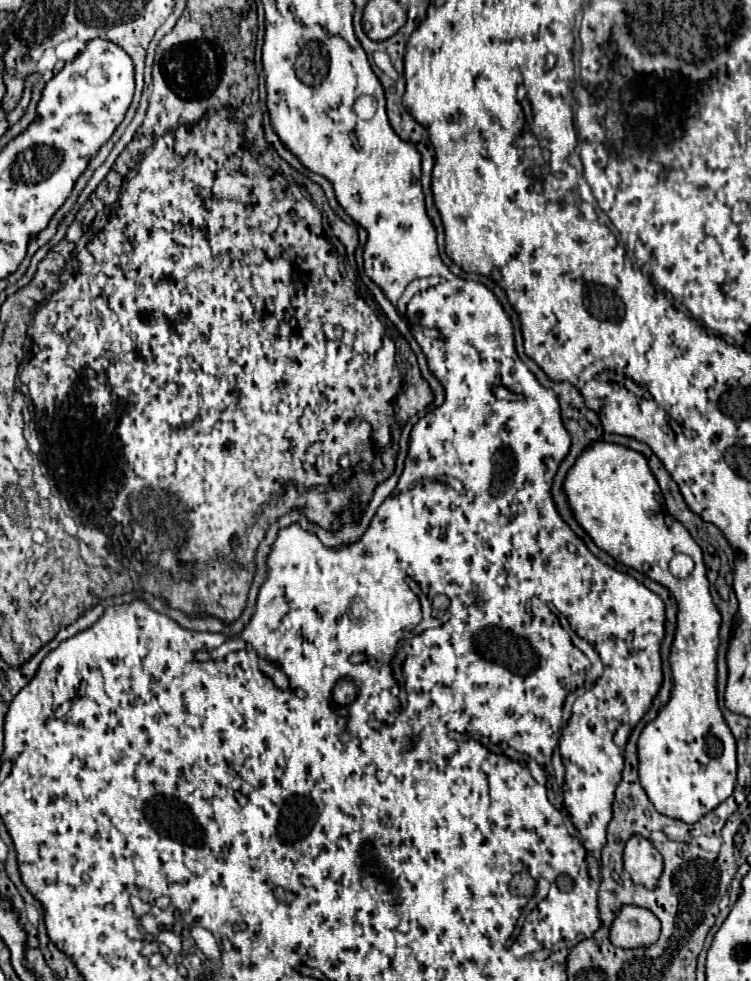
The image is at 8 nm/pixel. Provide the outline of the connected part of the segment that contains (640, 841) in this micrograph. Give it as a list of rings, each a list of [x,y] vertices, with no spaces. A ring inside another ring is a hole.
[[[632,836],[624,848],[624,870],[636,884],[656,888],[658,878],[664,870],[664,860],[646,838]]]

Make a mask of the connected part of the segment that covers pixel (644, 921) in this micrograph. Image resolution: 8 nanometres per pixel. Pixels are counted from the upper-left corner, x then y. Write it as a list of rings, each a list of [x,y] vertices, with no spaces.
[[[624,906],[616,916],[610,940],[618,948],[648,948],[660,936],[660,920],[646,908]]]

